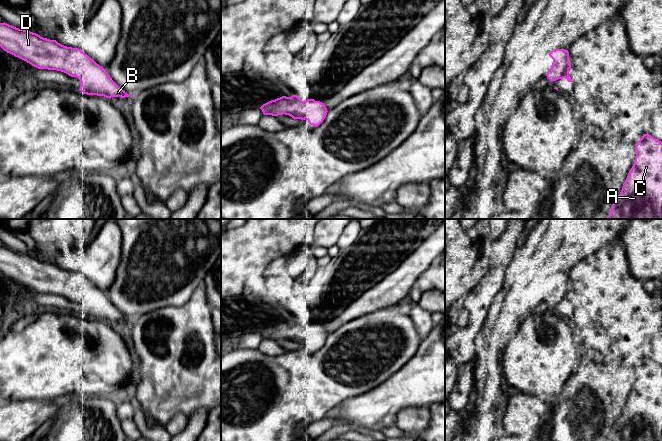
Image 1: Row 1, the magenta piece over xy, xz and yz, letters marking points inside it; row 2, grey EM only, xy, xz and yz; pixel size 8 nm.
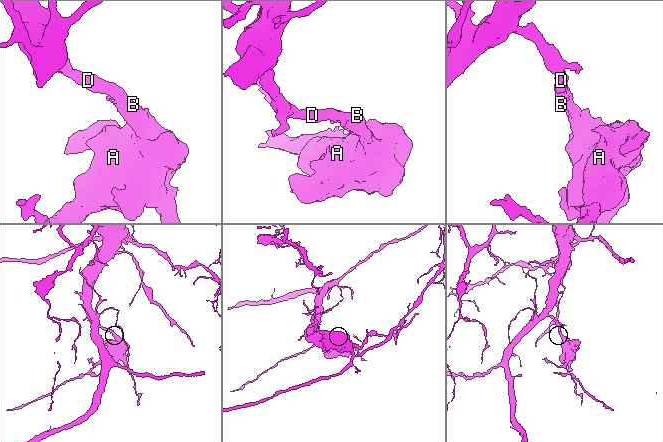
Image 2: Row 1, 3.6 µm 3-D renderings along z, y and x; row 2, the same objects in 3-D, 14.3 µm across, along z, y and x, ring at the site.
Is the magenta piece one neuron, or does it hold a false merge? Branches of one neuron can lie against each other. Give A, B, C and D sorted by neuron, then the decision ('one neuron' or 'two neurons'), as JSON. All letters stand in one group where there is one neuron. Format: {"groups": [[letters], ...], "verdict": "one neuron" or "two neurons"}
{"groups": [["A", "B", "C", "D"]], "verdict": "one neuron"}

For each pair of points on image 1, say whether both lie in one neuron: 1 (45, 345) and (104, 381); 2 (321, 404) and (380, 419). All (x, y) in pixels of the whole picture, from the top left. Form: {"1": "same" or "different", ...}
{"1": "same", "2": "different"}

